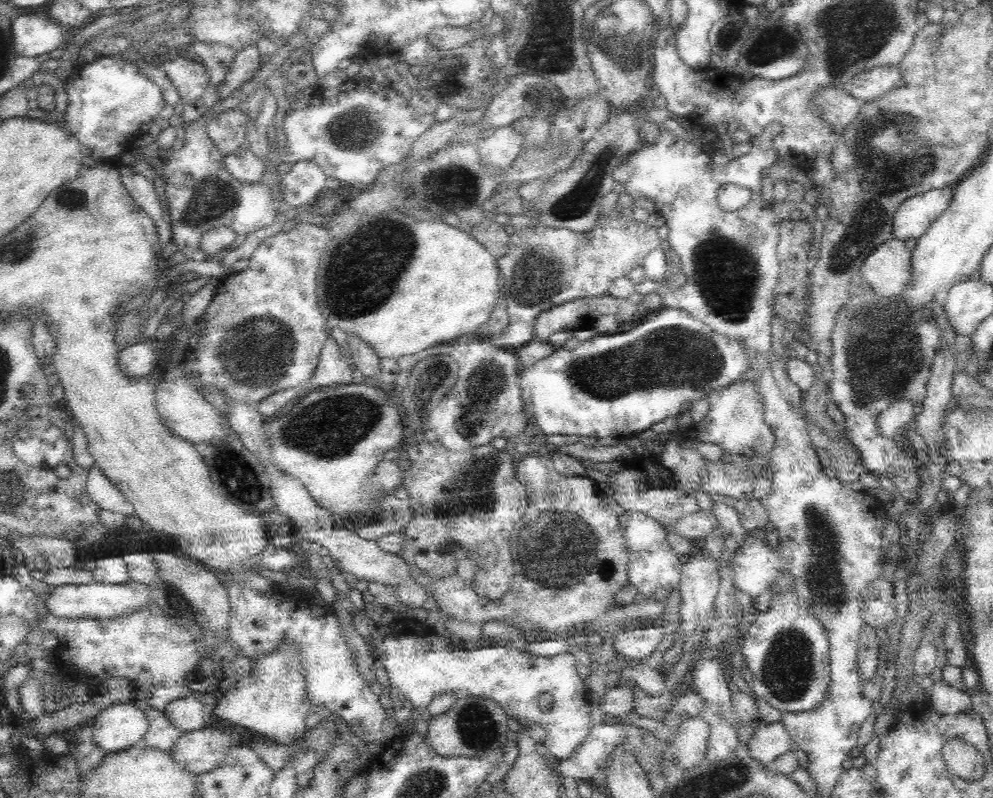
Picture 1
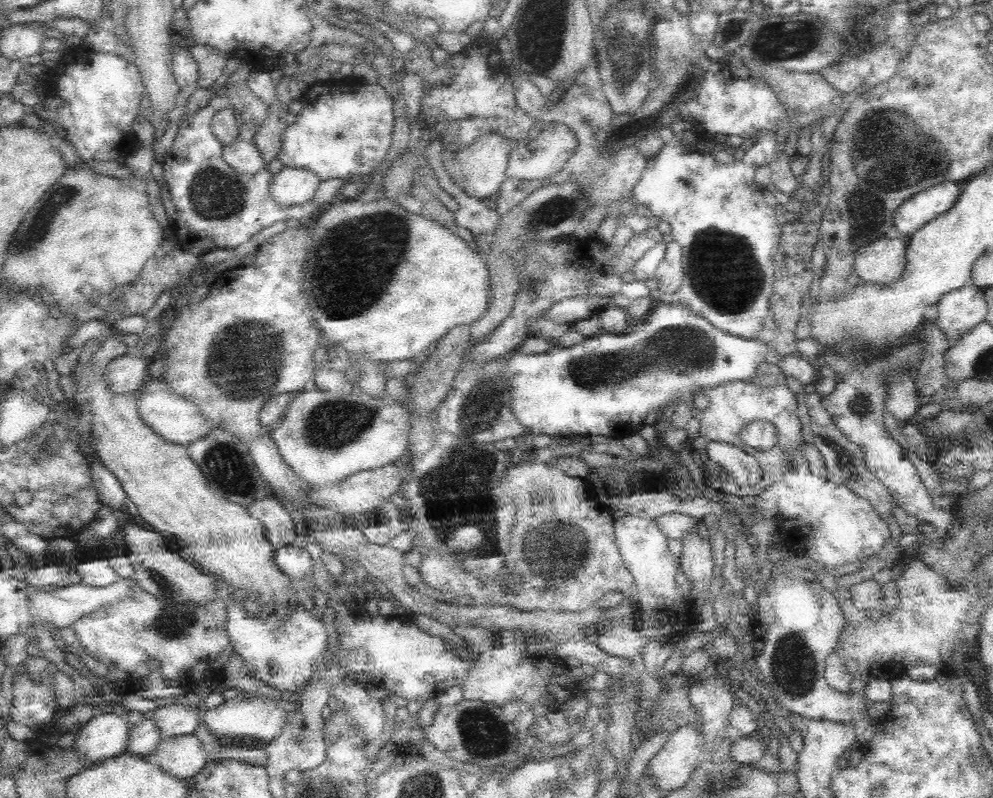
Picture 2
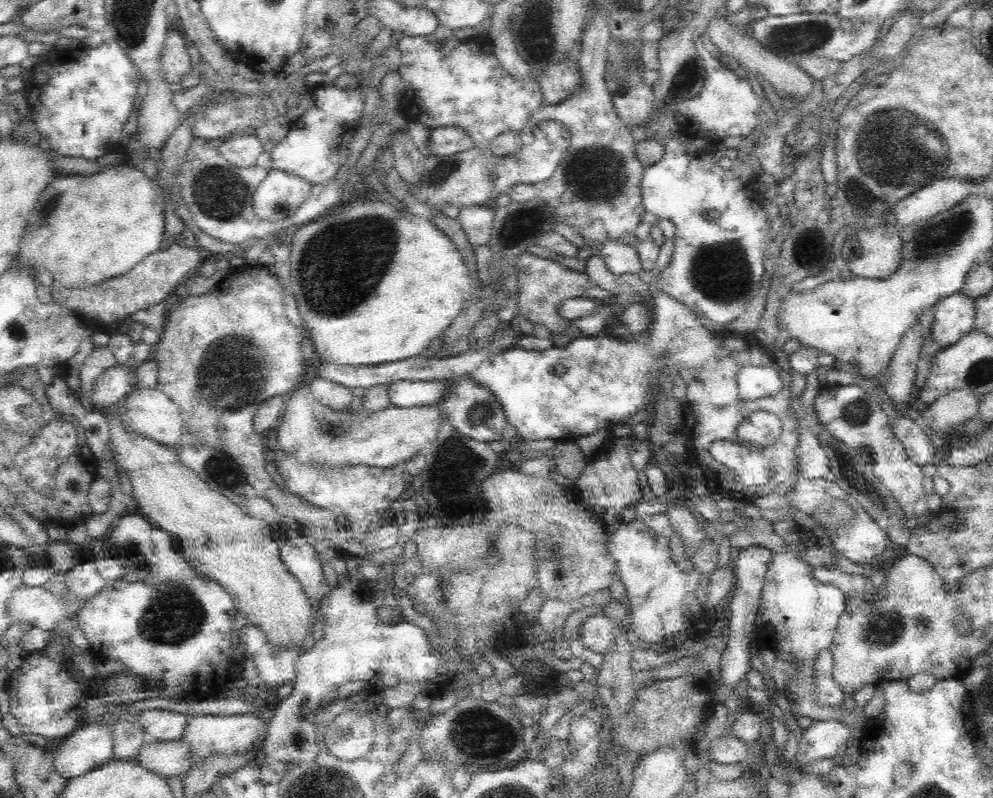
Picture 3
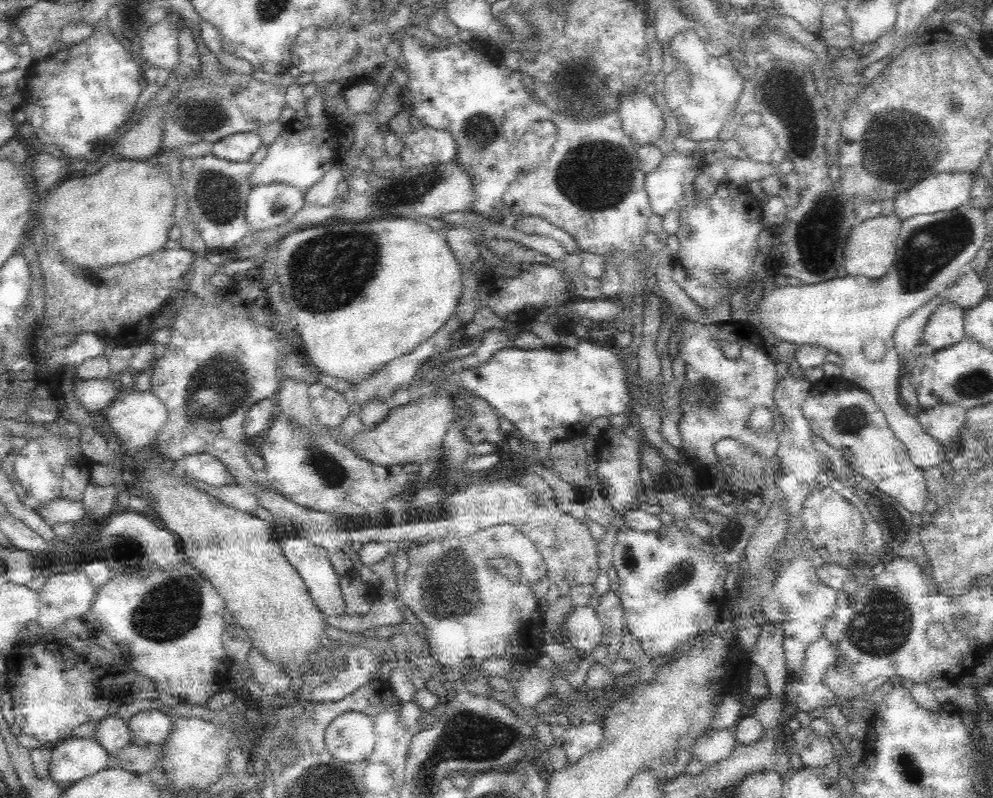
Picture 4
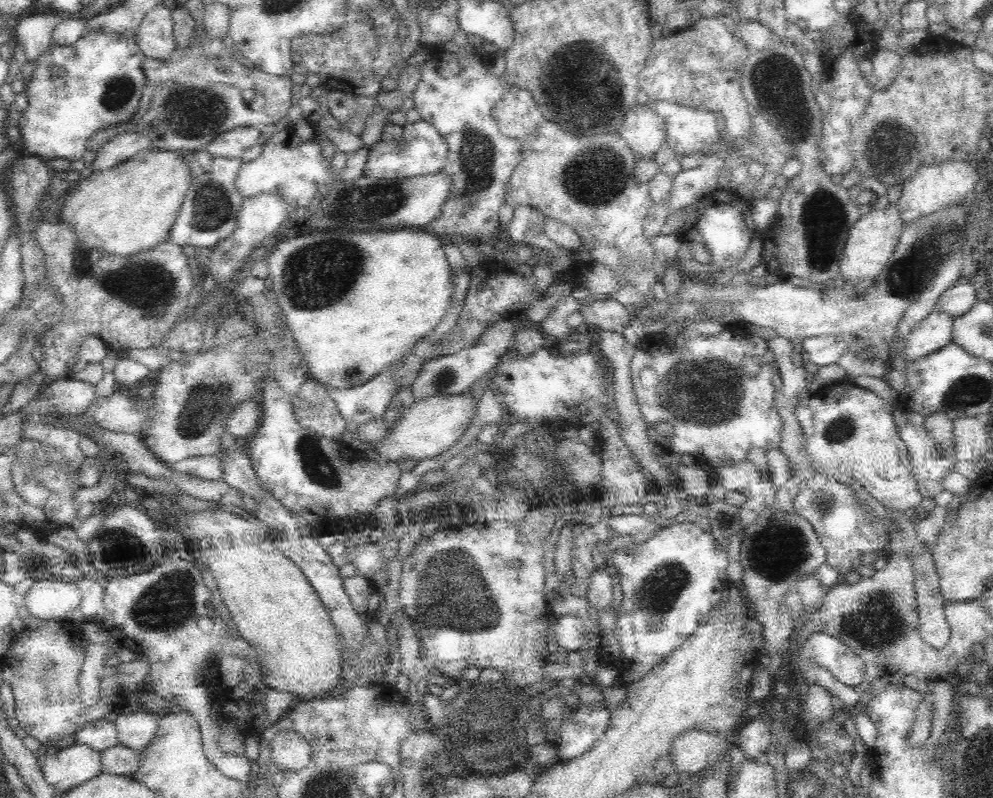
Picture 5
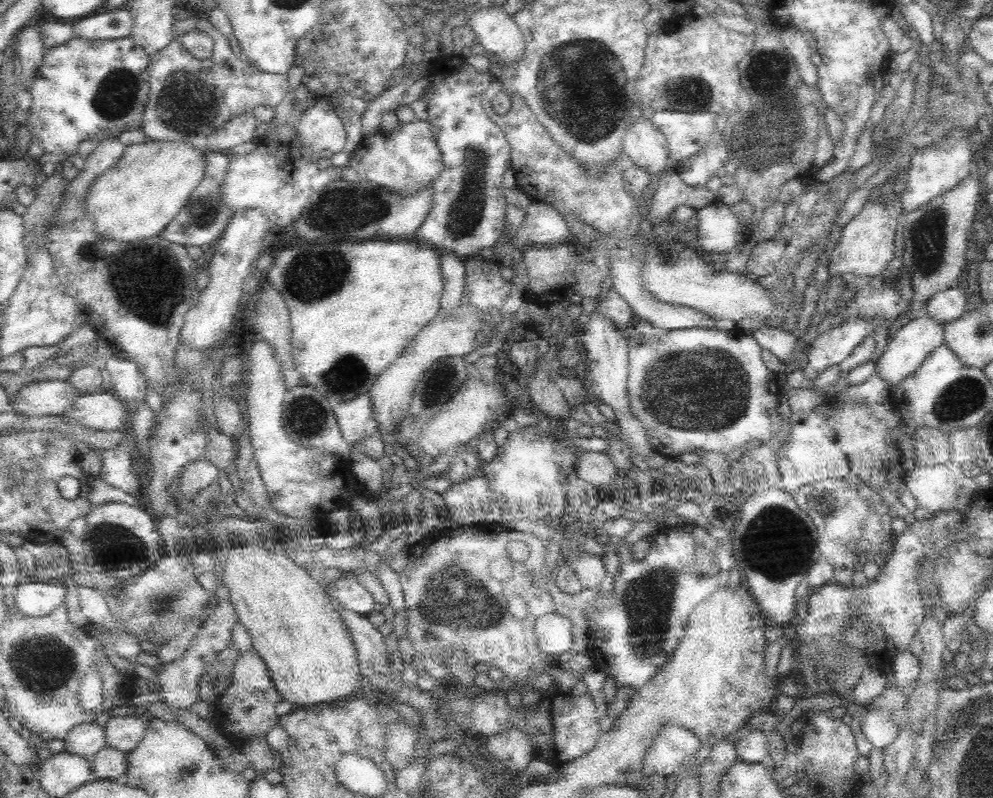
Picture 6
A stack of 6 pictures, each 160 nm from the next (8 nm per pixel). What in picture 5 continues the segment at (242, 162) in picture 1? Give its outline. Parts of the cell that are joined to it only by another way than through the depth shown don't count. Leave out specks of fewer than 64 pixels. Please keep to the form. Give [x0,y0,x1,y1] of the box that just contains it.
[206,126,260,158]

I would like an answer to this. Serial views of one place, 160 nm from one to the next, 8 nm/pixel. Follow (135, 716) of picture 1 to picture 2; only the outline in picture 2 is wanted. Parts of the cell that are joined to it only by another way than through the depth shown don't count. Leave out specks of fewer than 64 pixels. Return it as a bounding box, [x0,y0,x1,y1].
[75,712,130,766]

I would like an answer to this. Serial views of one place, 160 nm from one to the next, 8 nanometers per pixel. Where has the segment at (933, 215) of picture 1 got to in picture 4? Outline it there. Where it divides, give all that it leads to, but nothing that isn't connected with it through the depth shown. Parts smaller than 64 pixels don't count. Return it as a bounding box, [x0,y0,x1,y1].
[896,172,974,222]

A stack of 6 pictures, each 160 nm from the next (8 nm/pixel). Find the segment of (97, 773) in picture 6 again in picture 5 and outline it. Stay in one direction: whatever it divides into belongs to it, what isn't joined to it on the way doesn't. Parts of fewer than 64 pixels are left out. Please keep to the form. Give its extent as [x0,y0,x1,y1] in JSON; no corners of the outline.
[100,744,140,778]

